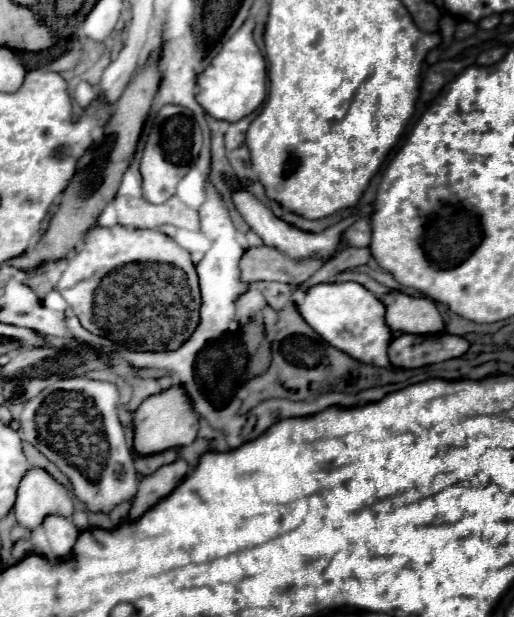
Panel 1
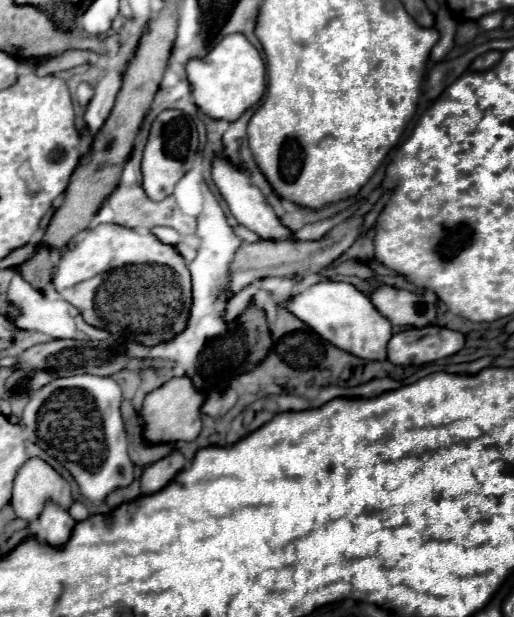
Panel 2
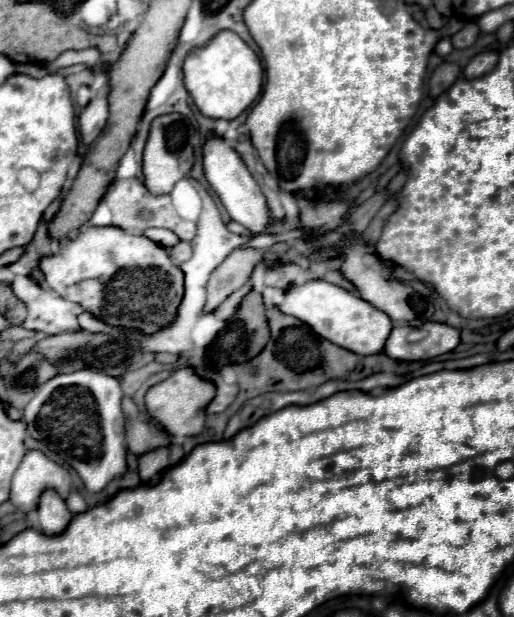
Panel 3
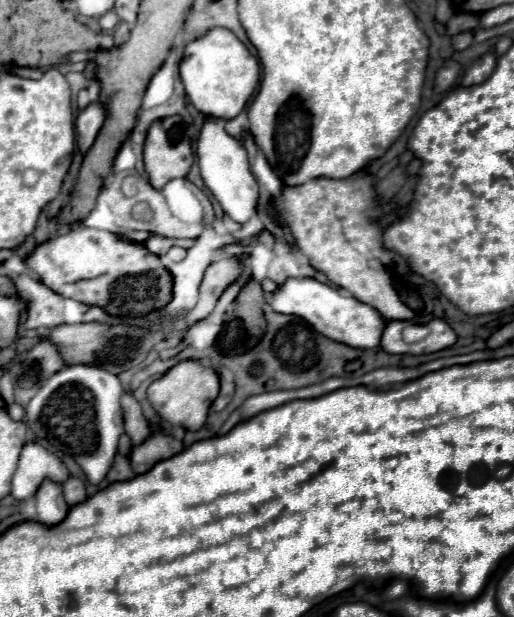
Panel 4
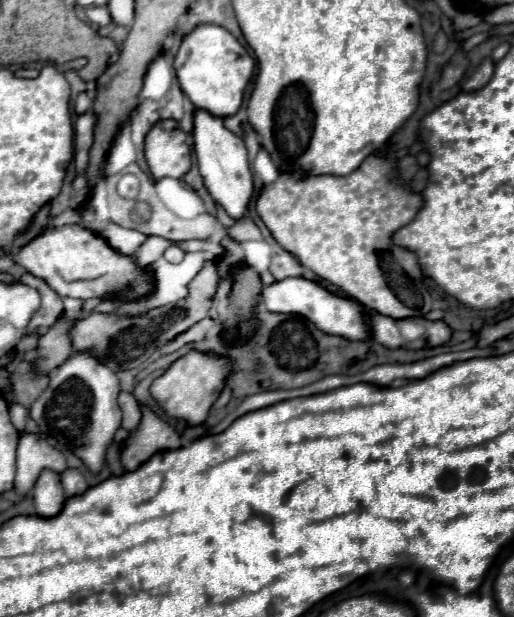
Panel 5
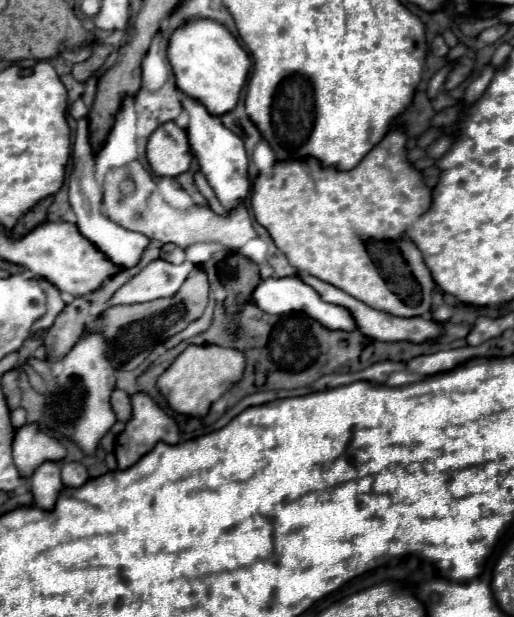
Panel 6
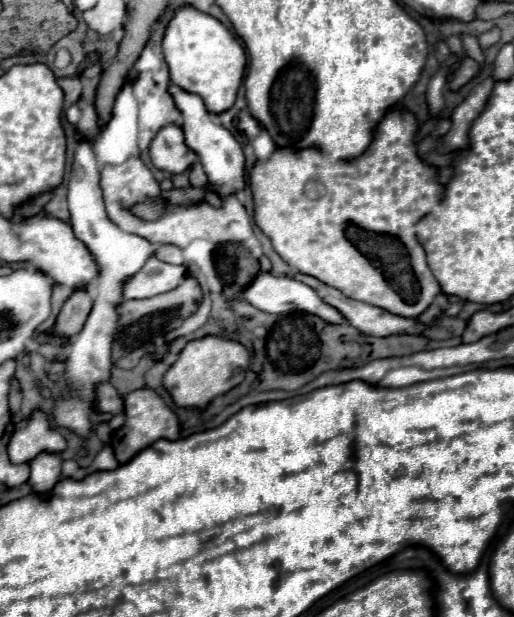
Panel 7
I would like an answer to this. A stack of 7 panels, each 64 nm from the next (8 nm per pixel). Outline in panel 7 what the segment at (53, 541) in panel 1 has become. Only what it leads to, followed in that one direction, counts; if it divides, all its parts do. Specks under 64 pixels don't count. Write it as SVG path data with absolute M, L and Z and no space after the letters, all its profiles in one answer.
M40 454L30 462L30 486L36 492L48 492L48 488L54 488L54 484L62 478L60 464L62 458L58 454Z

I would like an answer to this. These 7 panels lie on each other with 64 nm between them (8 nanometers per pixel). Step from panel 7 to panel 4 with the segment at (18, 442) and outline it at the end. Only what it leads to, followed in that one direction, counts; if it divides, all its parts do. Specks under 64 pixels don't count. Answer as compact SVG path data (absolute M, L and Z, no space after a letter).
M26 444L12 478L10 494L14 500L28 500L36 494L36 488L40 488L46 478L56 480L56 484L64 484L70 474L68 468L40 444Z

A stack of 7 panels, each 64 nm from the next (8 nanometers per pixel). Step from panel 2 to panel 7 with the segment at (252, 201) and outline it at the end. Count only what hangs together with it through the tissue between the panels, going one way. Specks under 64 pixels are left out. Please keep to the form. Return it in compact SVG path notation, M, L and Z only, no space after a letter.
M170 86L170 94L178 106L178 110L184 116L184 136L186 136L186 144L198 154L198 162L202 164L206 176L208 176L208 184L216 190L216 194L220 198L230 196L238 190L246 188L246 178L244 178L244 152L242 146L238 144L238 140L232 136L232 132L228 132L222 124L215 122L216 114L208 112L204 108L204 102L200 96L190 94L178 86Z

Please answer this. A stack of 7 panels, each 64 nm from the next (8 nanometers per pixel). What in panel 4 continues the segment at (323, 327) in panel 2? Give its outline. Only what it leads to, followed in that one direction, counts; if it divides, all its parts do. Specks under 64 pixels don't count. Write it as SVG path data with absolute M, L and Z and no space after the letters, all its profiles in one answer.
M314 278L286 280L284 286L280 286L270 296L270 306L280 314L300 316L308 320L308 324L312 324L316 332L320 332L322 336L328 336L330 340L336 340L336 342L348 344L350 348L360 348L360 350L378 348L380 336L386 324L386 318L380 312L376 312L372 306L356 300L354 296L344 296L344 292L340 292L336 286L322 284Z

